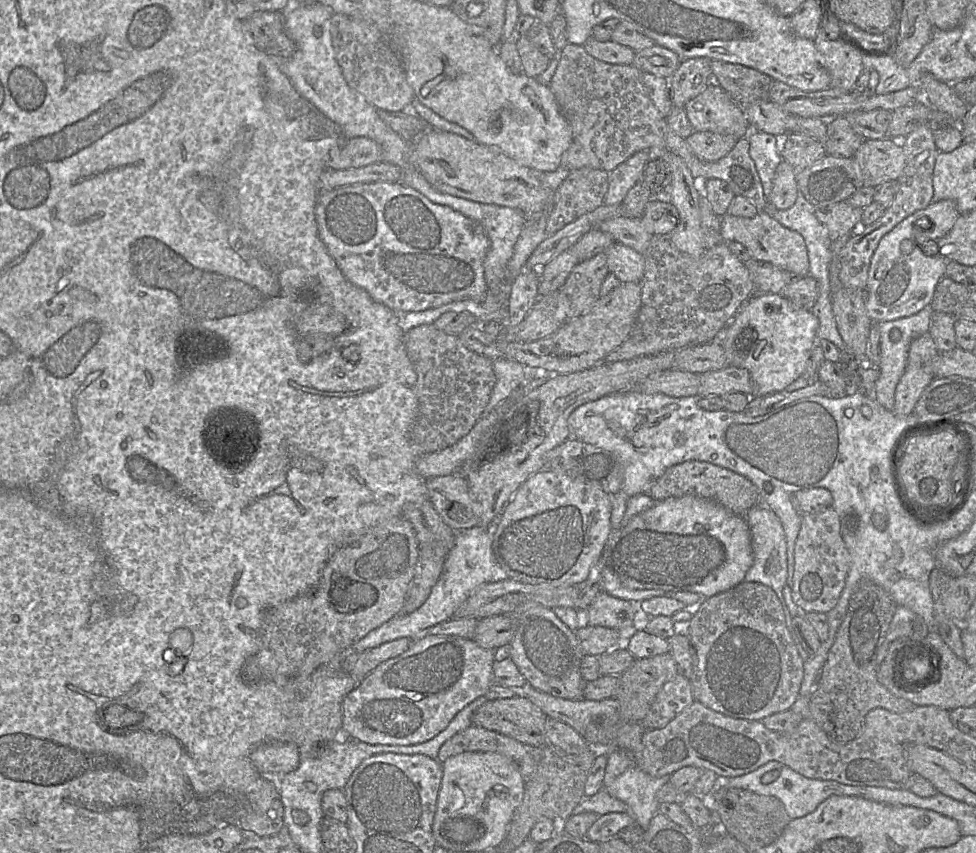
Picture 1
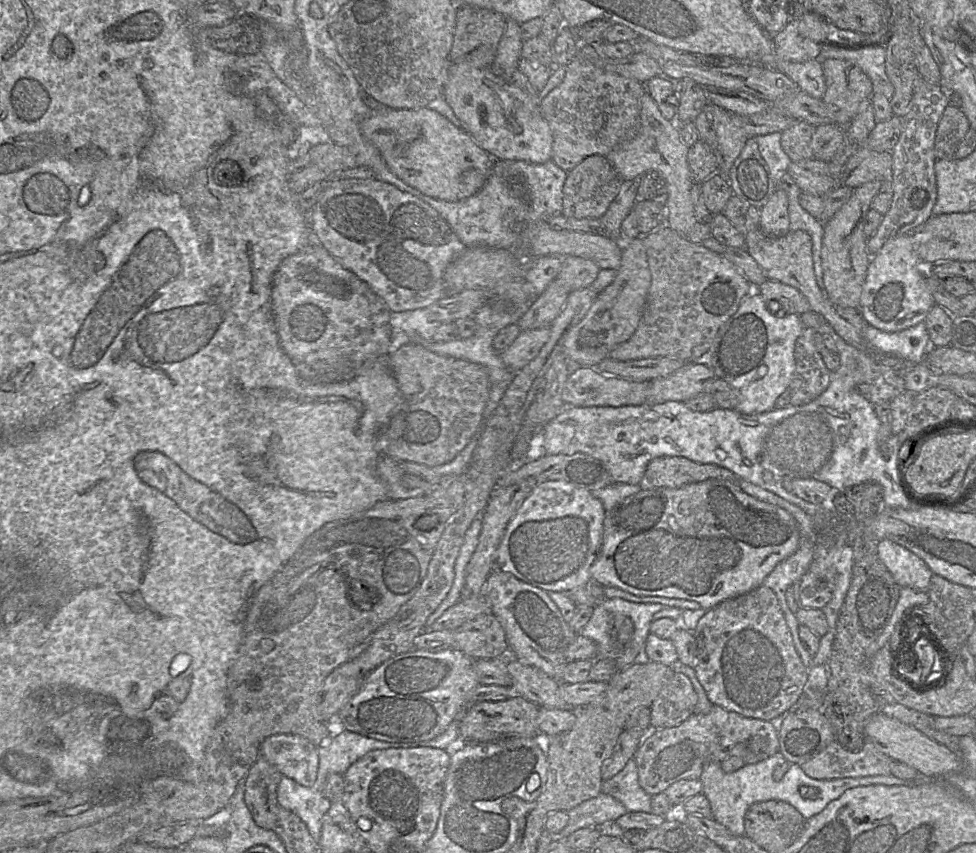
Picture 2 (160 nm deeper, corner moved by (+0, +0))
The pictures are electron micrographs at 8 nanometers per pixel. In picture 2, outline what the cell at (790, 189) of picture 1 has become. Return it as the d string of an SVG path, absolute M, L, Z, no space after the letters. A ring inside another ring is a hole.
M776 189L760 209L759 228L767 235L779 237L790 231L788 197L784 190Z

